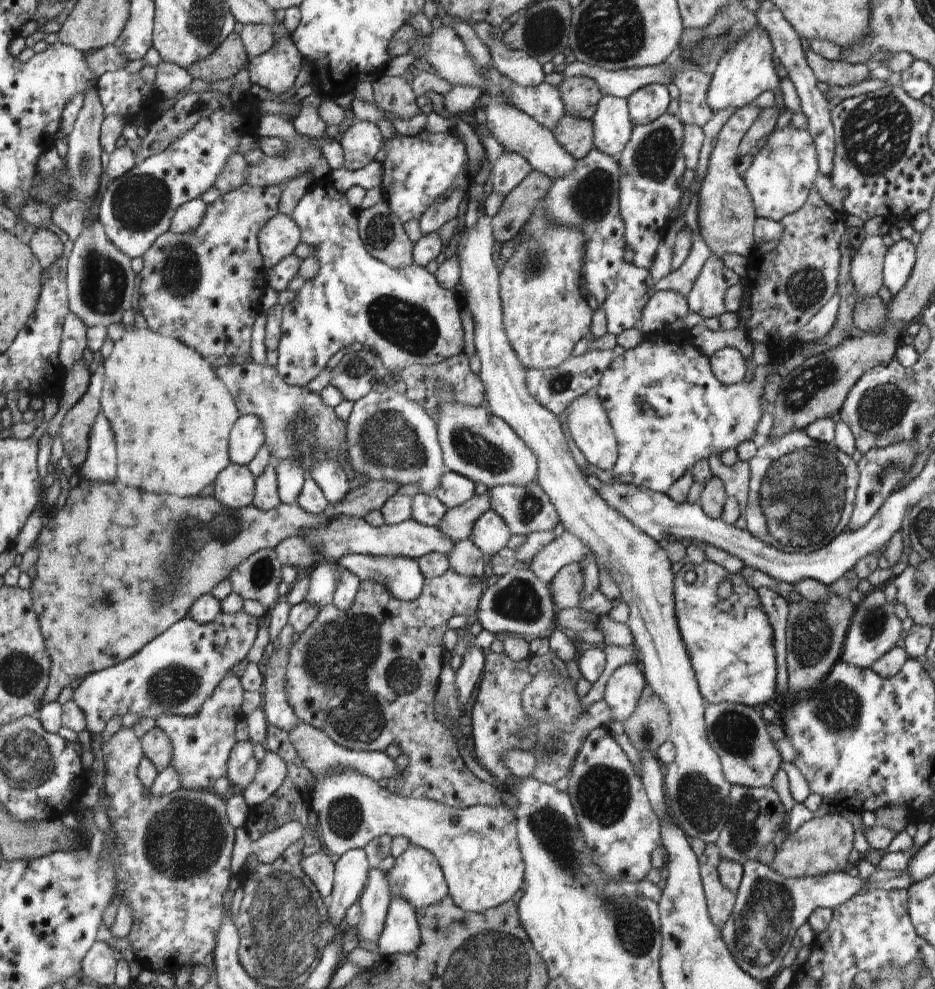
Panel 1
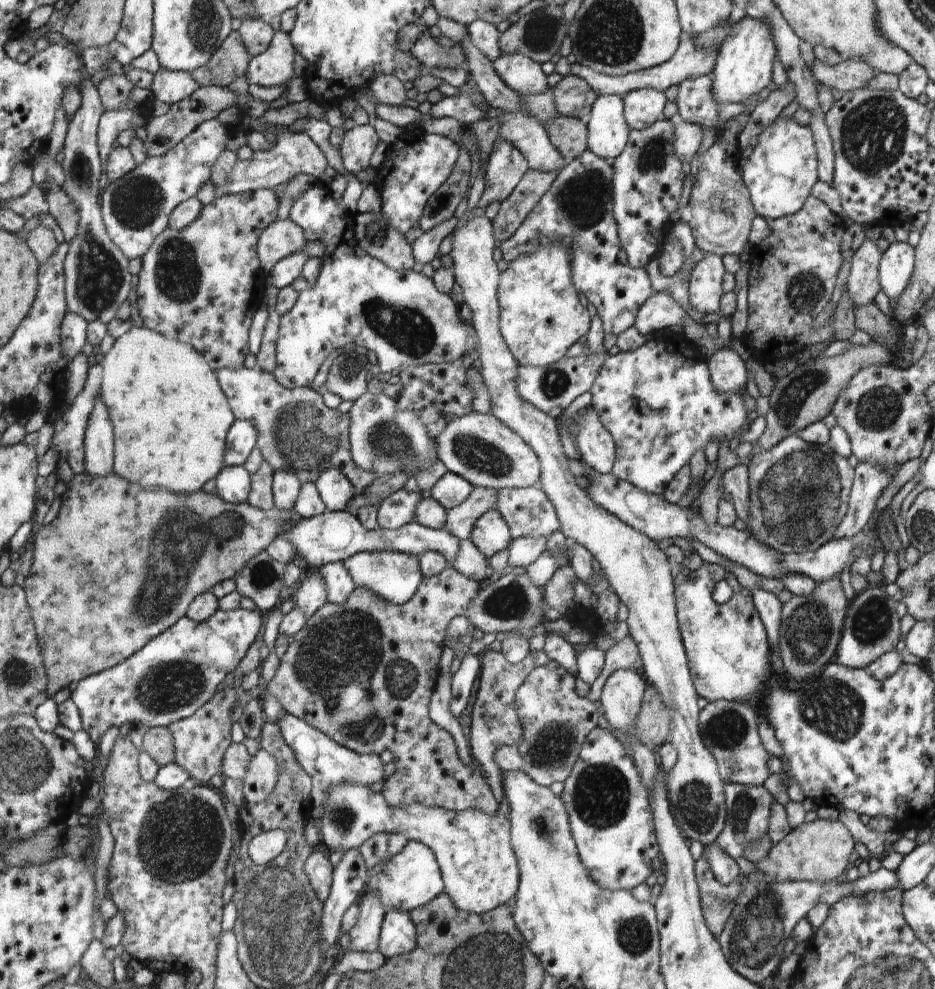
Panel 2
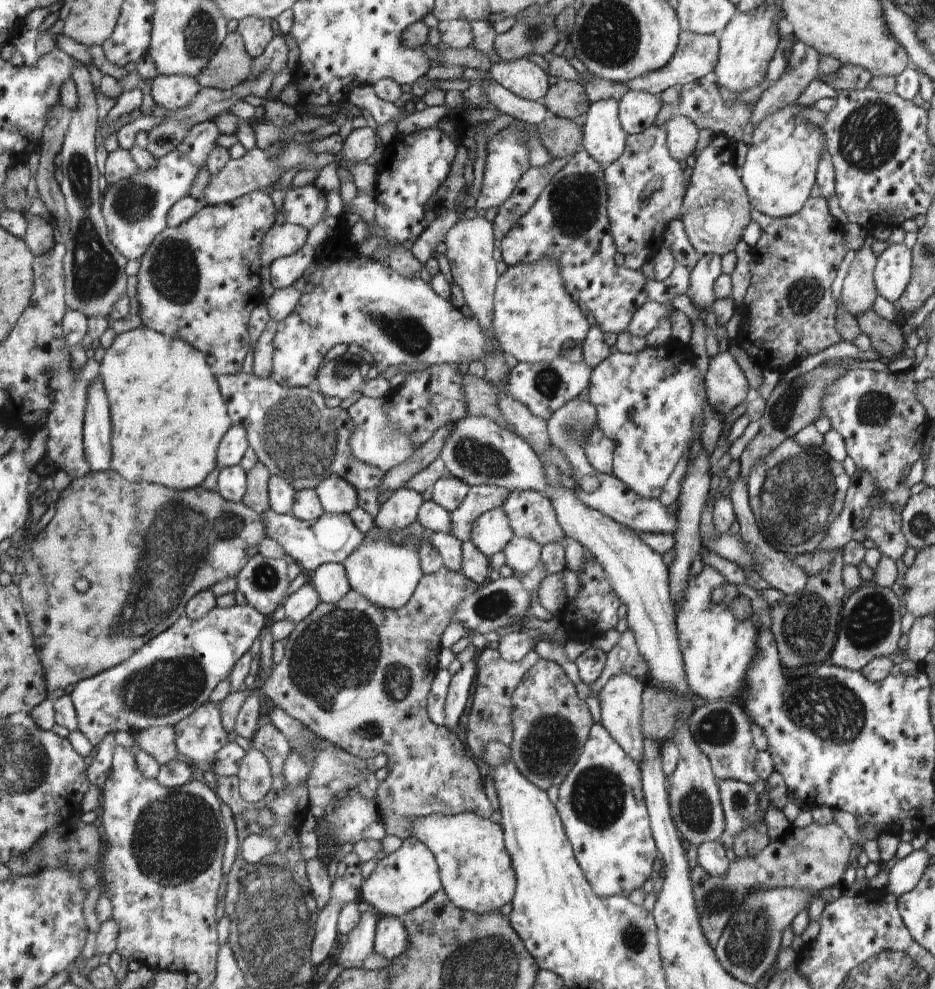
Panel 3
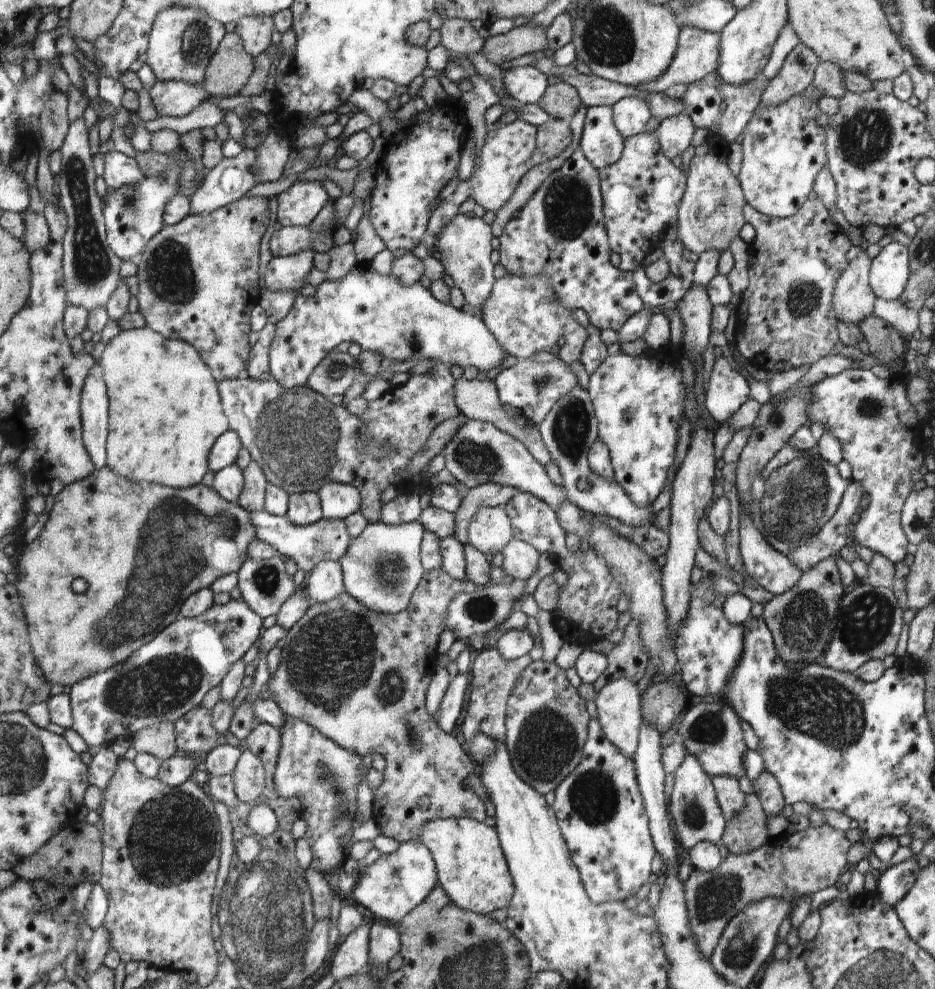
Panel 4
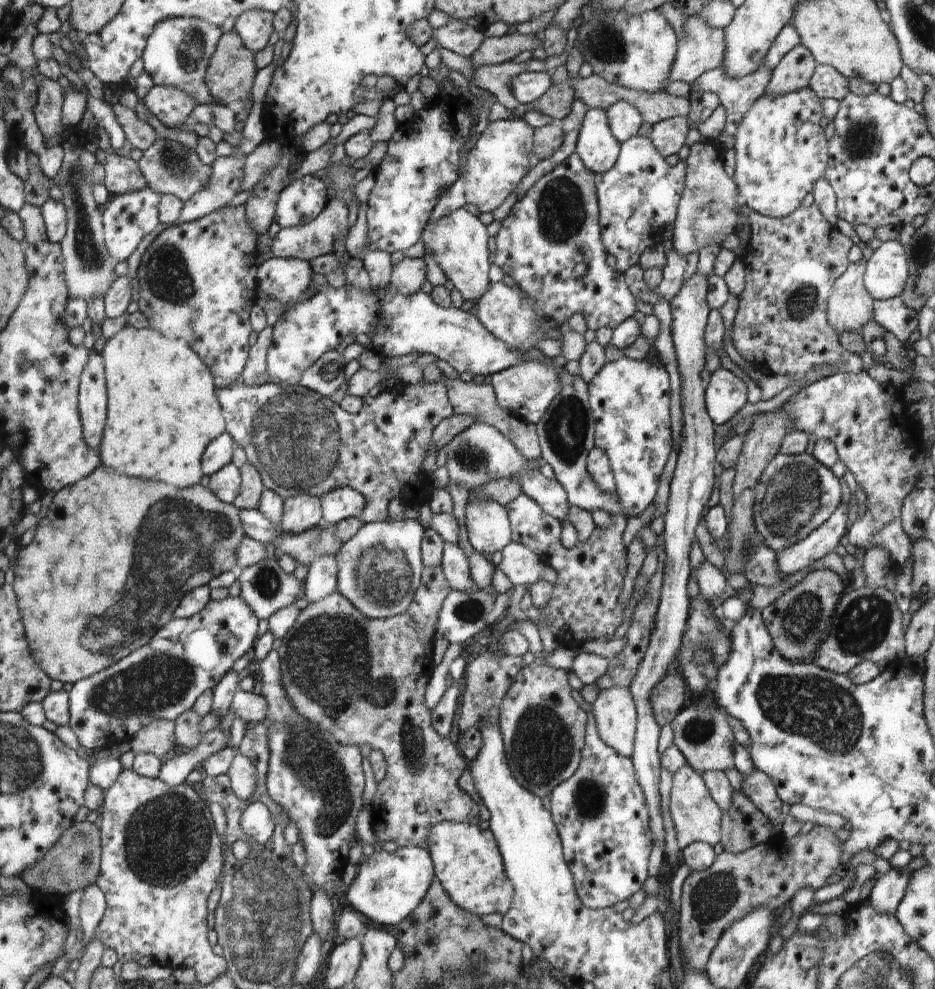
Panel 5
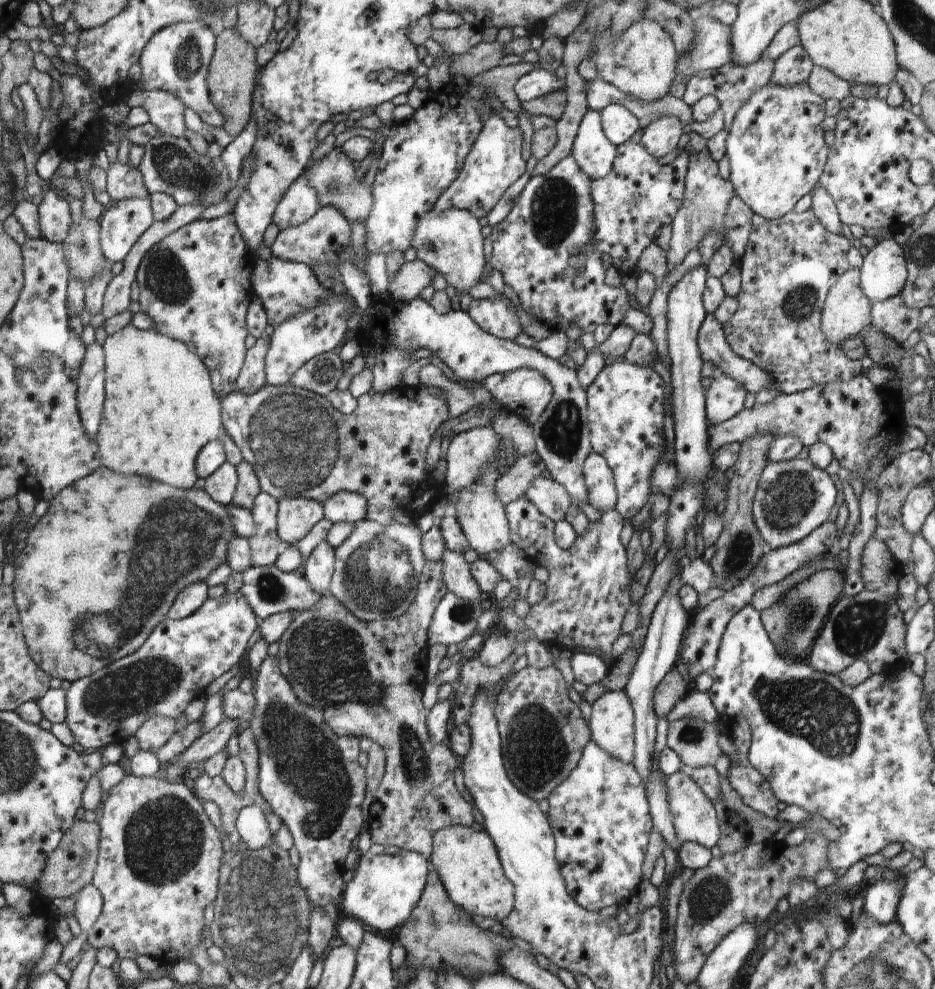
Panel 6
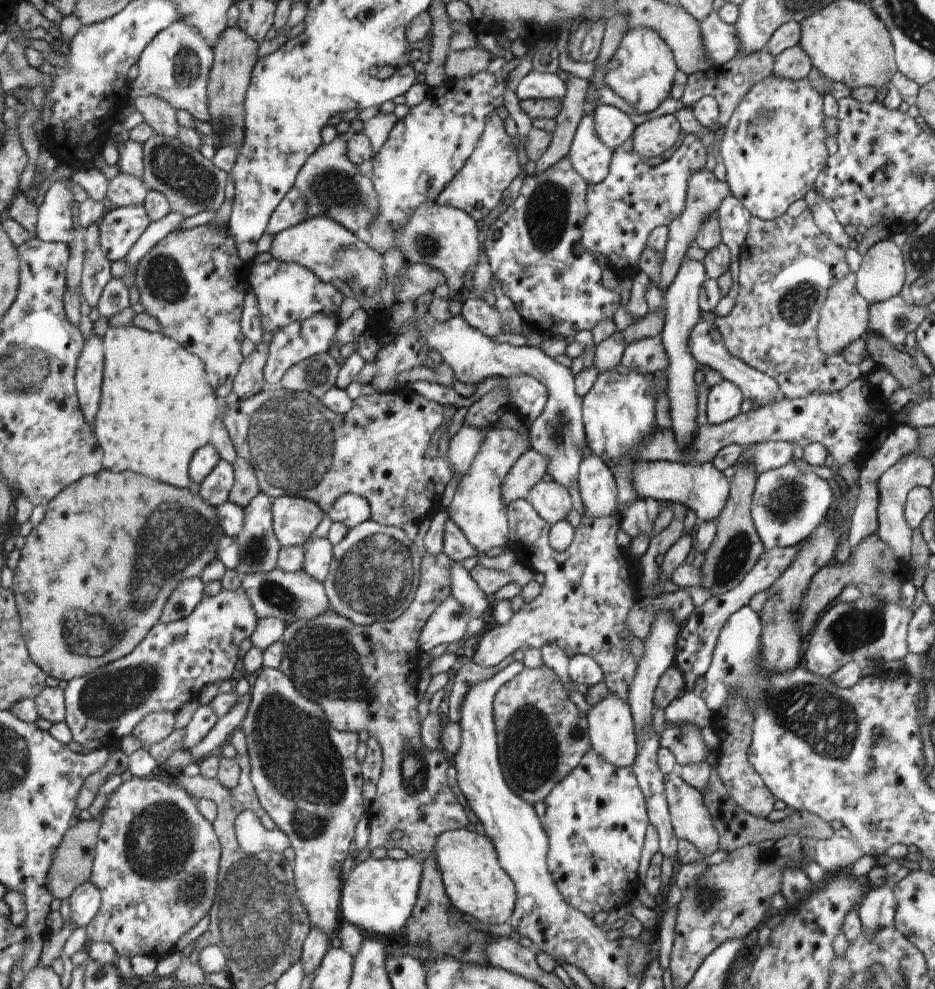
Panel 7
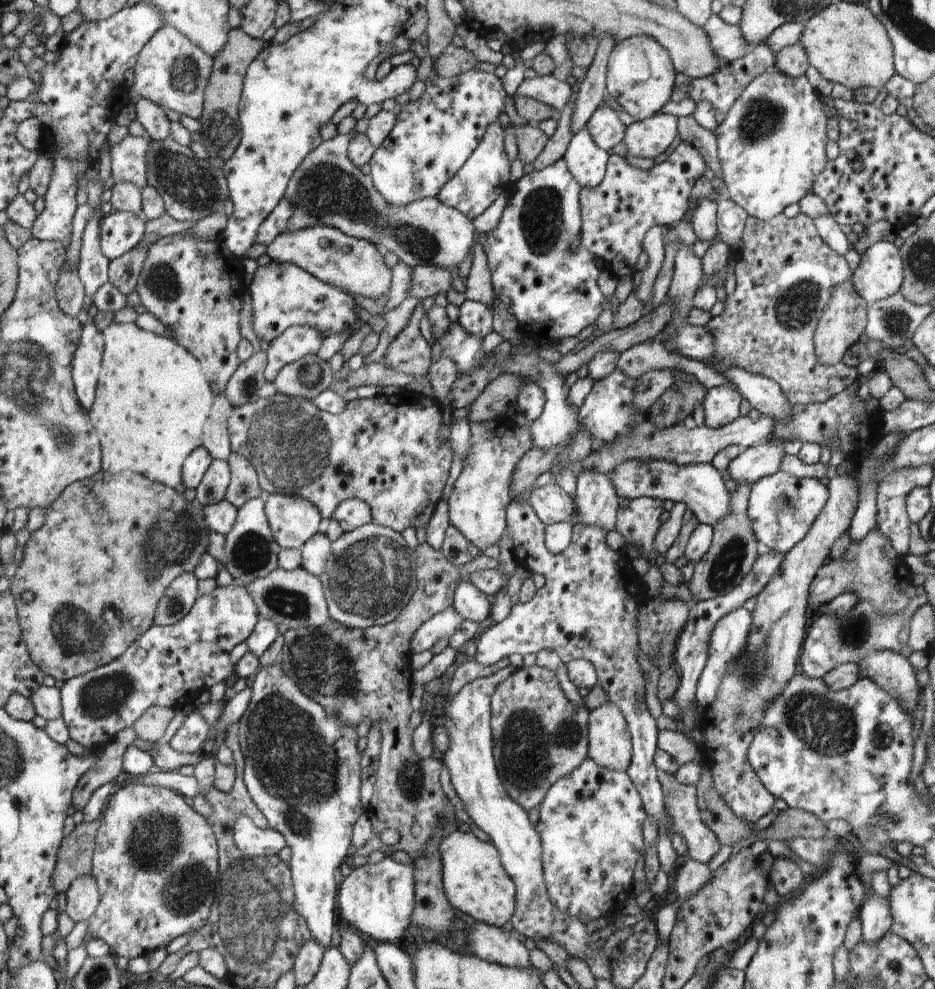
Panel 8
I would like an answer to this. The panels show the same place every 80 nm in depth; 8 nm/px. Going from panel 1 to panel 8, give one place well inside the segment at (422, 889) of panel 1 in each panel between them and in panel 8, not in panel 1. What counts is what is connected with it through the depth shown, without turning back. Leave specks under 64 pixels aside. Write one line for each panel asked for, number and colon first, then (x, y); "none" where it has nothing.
2: (411, 878)
3: (401, 881)
4: (394, 884)
5: (388, 886)
6: (384, 889)
7: (379, 896)
8: (378, 899)

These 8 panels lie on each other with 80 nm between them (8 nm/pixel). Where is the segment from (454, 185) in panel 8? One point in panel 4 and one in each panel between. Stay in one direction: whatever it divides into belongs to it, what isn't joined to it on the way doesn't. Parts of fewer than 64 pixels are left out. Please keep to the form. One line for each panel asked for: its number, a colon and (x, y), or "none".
4: (504, 158)
5: (498, 161)
6: (495, 162)
7: (477, 188)

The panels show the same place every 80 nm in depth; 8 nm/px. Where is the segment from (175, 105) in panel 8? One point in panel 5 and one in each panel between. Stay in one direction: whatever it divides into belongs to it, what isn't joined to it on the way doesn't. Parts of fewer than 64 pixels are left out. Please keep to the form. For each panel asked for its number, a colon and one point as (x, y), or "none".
5: (177, 54)
6: (176, 60)
7: (174, 67)

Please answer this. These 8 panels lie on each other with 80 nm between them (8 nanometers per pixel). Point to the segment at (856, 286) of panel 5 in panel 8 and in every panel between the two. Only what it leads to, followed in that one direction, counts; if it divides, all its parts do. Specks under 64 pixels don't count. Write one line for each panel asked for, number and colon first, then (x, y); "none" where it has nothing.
6: (846, 313)
7: (844, 317)
8: (841, 324)

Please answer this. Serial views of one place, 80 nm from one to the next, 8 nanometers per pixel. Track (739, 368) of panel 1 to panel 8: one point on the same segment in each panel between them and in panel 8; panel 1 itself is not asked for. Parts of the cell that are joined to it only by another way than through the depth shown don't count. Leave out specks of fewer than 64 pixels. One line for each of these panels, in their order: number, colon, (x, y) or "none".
2: (728, 374)
3: (726, 387)
4: (725, 391)
5: (725, 394)
6: (724, 397)
7: (723, 400)
8: (722, 407)

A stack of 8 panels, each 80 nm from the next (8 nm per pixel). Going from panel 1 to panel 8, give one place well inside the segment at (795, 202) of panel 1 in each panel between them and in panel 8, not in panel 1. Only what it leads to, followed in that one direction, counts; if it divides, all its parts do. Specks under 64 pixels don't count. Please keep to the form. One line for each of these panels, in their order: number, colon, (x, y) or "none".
2: (780, 172)
3: (783, 154)
4: (783, 147)
5: (780, 150)
6: (775, 146)
7: (774, 146)
8: (771, 144)

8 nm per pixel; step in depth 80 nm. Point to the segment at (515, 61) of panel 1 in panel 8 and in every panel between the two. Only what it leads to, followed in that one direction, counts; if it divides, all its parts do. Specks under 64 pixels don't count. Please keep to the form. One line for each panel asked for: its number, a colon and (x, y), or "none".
2: (520, 73)
3: (525, 79)
4: (526, 85)
5: (530, 85)
6: (537, 83)
7: (535, 85)
8: (547, 89)

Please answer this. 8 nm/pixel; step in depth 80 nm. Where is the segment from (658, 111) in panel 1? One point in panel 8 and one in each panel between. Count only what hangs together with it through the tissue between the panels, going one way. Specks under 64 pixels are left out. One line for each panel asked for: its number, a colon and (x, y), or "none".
2: (643, 107)
3: (637, 110)
4: (630, 114)
5: (625, 121)
6: (619, 124)
7: (613, 126)
8: (605, 125)

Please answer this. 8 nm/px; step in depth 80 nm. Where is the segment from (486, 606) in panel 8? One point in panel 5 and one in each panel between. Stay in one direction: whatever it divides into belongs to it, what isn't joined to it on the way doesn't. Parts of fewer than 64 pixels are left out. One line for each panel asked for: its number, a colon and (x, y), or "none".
5: (455, 564)
6: (456, 572)
7: (464, 589)

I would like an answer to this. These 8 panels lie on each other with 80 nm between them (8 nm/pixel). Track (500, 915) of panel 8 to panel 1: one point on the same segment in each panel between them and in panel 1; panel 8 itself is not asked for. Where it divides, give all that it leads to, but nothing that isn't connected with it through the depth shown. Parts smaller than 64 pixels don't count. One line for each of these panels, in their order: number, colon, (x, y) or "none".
1: (476, 847)
2: (479, 869)
3: (475, 869)
4: (471, 867)
5: (467, 861)
6: (466, 860)
7: (476, 884)

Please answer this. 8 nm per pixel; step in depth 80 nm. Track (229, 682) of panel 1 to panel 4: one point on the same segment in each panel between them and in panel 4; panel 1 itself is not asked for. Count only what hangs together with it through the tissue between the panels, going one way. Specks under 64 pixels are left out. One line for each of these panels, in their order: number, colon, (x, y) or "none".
2: (201, 740)
3: (198, 738)
4: (194, 734)

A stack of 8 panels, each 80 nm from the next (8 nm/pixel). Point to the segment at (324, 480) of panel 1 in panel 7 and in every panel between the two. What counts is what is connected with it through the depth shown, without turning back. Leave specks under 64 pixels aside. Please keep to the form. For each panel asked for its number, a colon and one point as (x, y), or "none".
2: (336, 491)
3: (338, 496)
4: (339, 500)
5: (343, 503)
6: (344, 506)
7: (351, 510)

